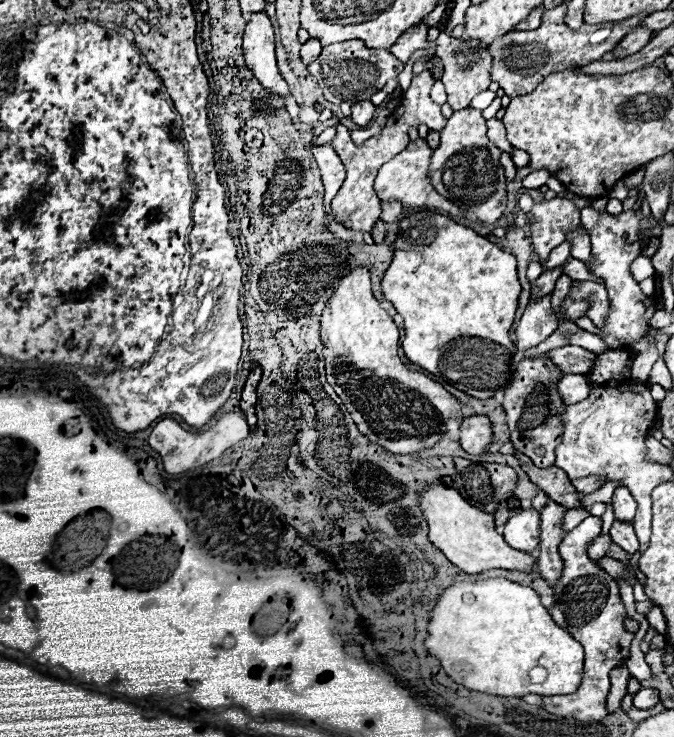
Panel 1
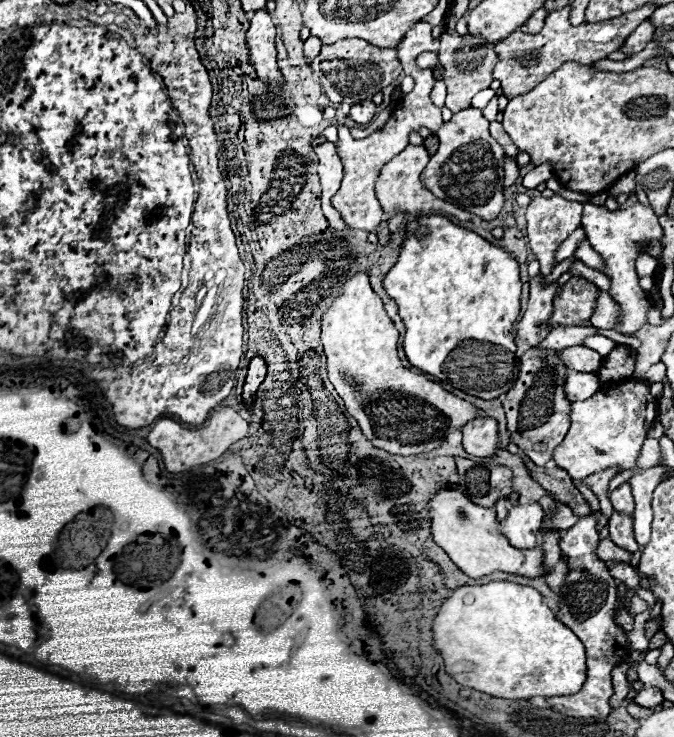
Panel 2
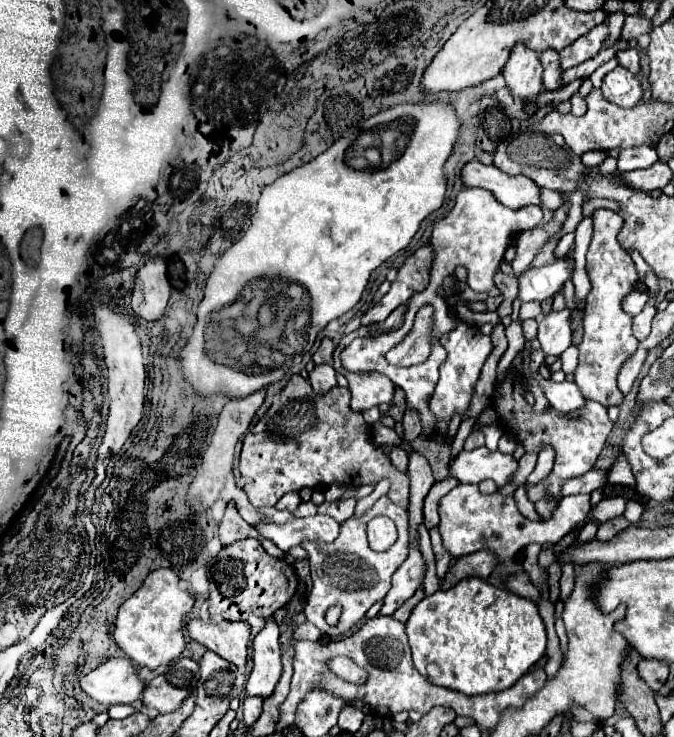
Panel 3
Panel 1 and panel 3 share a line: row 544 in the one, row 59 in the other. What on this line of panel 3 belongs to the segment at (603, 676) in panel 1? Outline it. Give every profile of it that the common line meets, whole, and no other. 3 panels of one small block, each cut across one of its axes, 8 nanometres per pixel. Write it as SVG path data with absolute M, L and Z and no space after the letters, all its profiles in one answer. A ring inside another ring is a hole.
M606 21L594 27L592 32L588 32L582 38L578 38L566 50L560 50L560 66L566 70L570 66L576 66L576 64L596 56L598 50L602 48L602 42L608 38L609 34L609 27Z

